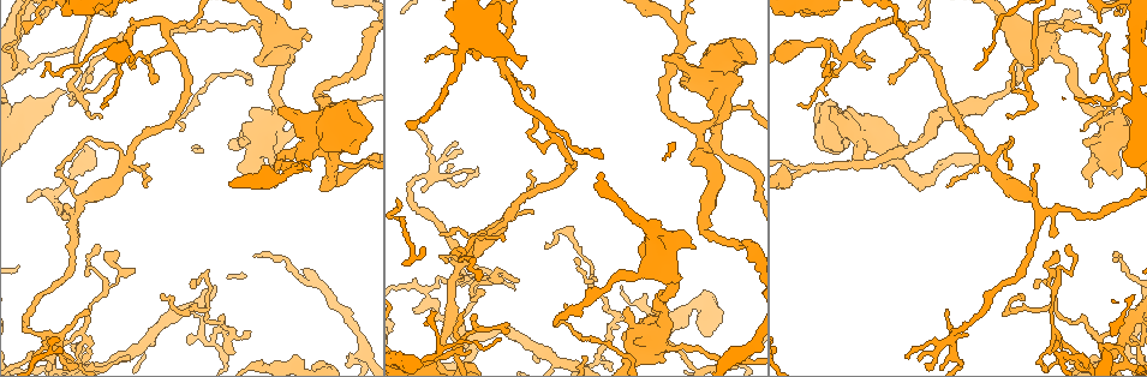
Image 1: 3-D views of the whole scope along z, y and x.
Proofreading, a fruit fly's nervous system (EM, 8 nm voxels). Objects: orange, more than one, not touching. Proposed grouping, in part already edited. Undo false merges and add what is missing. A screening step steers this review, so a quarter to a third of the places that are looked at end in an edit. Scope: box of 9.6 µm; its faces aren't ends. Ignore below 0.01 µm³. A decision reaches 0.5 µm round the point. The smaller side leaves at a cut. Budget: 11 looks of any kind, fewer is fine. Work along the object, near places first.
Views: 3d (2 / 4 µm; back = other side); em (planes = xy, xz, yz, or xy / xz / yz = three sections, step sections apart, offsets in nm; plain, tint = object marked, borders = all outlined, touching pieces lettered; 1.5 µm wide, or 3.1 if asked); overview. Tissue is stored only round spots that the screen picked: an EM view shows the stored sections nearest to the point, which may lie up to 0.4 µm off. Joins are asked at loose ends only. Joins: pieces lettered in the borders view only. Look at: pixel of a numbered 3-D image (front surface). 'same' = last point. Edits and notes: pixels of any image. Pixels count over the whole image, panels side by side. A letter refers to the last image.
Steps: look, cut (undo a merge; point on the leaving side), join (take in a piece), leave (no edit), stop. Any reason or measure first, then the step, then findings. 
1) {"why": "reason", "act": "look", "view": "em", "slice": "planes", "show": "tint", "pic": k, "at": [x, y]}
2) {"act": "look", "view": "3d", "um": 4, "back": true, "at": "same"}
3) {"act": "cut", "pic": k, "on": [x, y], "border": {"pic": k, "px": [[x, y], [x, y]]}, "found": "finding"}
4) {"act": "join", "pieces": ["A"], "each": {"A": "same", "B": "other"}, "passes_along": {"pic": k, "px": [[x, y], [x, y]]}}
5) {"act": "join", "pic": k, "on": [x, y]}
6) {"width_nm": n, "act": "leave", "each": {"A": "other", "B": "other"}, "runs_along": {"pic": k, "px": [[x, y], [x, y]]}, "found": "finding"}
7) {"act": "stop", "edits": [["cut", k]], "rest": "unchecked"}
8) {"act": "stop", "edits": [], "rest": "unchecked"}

{"why": "branch stops here", "act": "look", "view": "3d", "um": 2, "pic": 1, "at": [694, 249]}

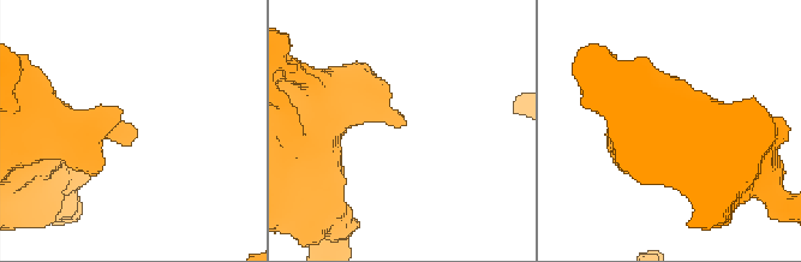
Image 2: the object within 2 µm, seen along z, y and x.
{"why": "need the tissue", "act": "look", "view": "em", "slice": "planes", "show": "tint", "pic": 2, "at": [130, 135]}

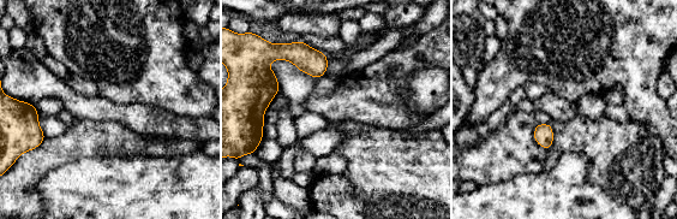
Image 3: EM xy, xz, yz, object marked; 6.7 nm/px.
{"why": "what lies round it", "act": "look", "view": "em", "slice": "planes", "show": "borders", "at": "same"}

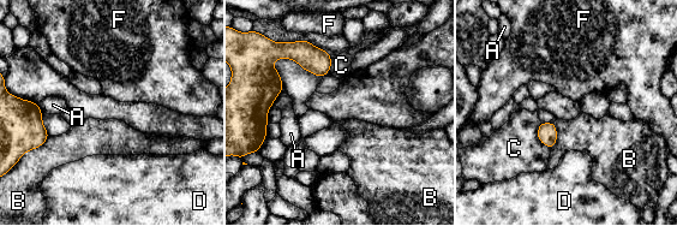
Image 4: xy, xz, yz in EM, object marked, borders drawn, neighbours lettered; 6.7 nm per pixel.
{"longest_contact_nm": ["C", 200], "act": "leave", "each": {"A": "other", "B": "other", "C": "other", "D": "other", "F": "other"}, "border": {"pic": 4, "px": [[540, 122], [537, 137], [550, 149]]}, "found": "no lettered piece goes on from it"}

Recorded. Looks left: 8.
{"why": "branch stops here", "act": "look", "view": "em", "slice": "planes", "show": "borders", "pic": 1, "at": [554, 324]}

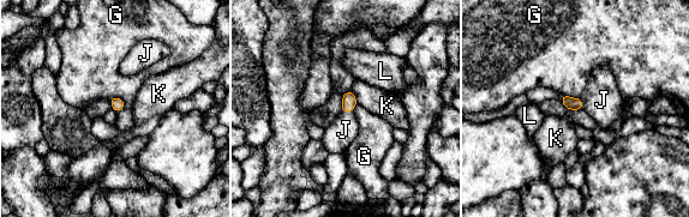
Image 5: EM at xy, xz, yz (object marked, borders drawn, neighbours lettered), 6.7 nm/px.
{"width_nm": 90, "act": "join", "pieces": ["J"], "each": {"G": "other", "J": "same", "K": "other", "L": "other"}, "passes_along": {"pic": 5, "px": [[348, 98], [347, 112], [343, 130]]}, "found": "the neuron continues"}

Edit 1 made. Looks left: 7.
{"why": "redraw", "act": "look", "view": "overview"}

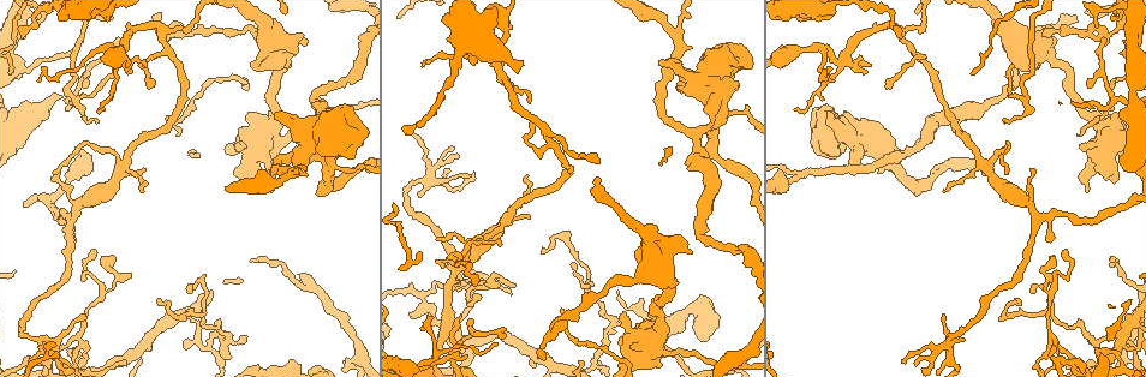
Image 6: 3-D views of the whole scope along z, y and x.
{"why": "closes a loop", "act": "look", "view": "3d", "um": 4, "back": true, "pic": 6, "at": [1049, 344]}

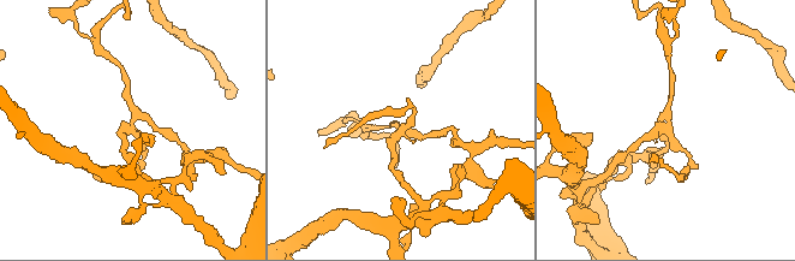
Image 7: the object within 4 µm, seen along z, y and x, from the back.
{"arms": 3, "act": "look", "view": "em", "slice": "planes", "show": "plain", "pic": 7, "at": [663, 127]}

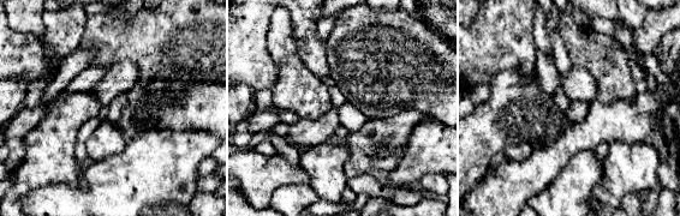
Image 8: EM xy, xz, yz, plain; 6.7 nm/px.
{"why": "see the neighbours", "act": "look", "view": "em", "slice": "planes", "show": "borders", "at": "same"}

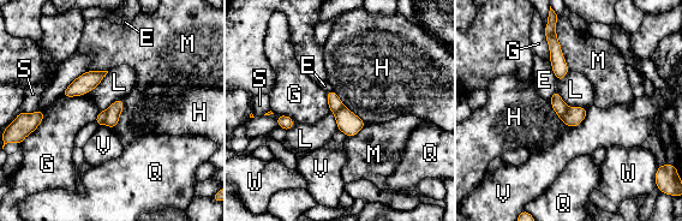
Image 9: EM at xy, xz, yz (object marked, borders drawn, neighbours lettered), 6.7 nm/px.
{"act": "cut", "pic": 9, "on": [560, 107], "each": {"E": "other", "G": "other", "H": "other", "L": "other", "M": "other", "Q": "other", "S": "other", "V": "other", "W": "other"}, "border": {"pic": 9, "px": [[568, 107], [563, 120]]}, "found": "two neurons meet here"}

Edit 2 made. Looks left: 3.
{"act": "look", "view": "overview"}

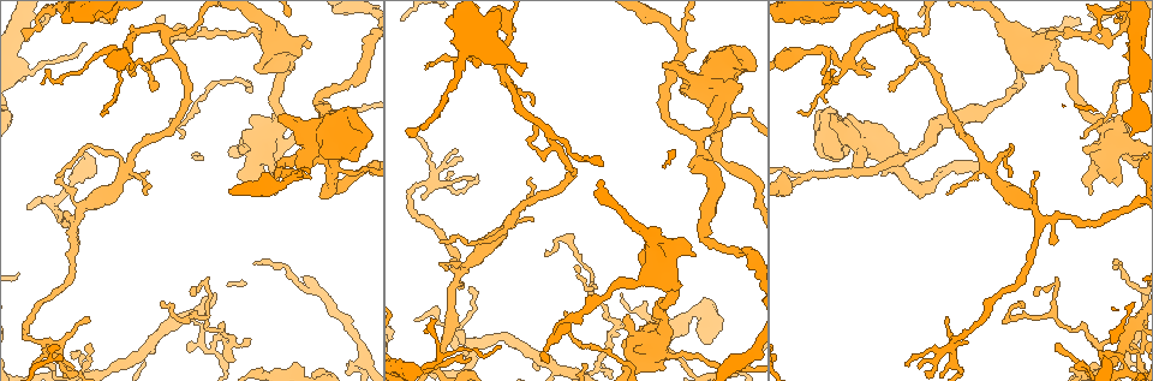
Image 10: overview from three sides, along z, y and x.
{"act": "look", "view": "em", "slice": "planes", "show": "borders", "pic": 10, "at": [148, 65]}

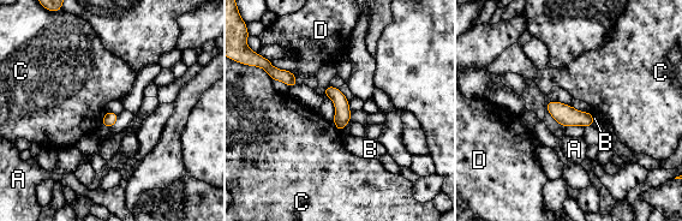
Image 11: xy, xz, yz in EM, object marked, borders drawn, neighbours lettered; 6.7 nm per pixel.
{"act": "leave", "each": {"A": "other", "B": "other", "C": "other", "D": "other"}, "border": {"pic": 11, "px": [[106, 112], [101, 125]]}, "found": "no lettered piece goes on from it"}

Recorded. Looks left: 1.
{"act": "stop", "edits": [["join", 5], ["cut", 9]], "rest": "unchecked"}

